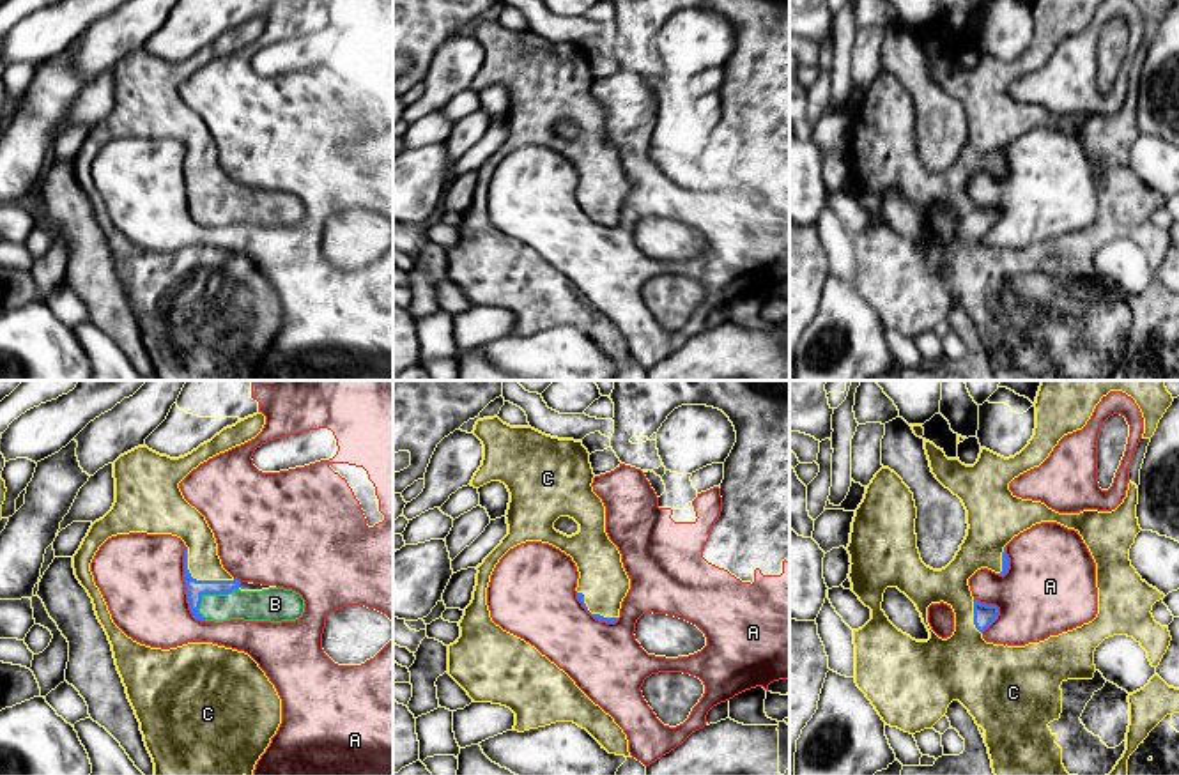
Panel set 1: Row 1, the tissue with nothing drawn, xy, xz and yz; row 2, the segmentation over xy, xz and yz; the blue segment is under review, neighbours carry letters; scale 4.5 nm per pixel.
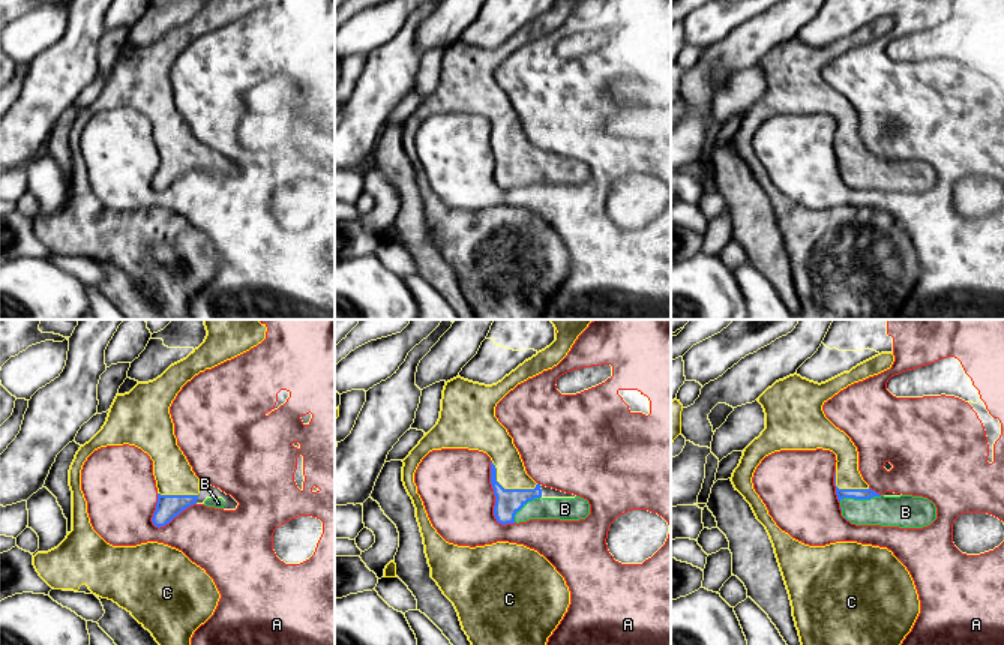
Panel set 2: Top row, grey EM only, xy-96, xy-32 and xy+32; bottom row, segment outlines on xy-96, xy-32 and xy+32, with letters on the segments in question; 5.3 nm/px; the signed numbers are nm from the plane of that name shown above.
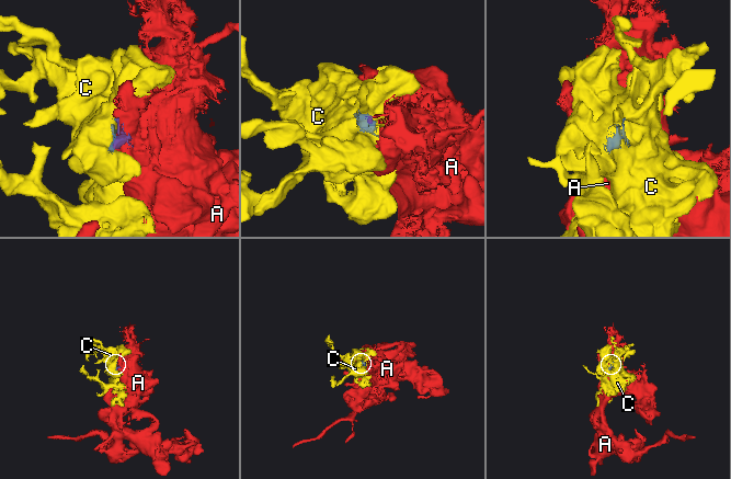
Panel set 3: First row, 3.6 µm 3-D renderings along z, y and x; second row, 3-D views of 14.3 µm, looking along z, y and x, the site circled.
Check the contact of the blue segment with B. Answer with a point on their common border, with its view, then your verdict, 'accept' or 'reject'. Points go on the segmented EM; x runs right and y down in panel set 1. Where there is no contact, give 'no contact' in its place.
meets blue in xy at (211, 593); accept

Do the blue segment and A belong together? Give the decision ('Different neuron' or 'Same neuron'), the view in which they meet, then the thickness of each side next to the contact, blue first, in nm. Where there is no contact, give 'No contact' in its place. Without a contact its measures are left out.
Different neuron. Touches blue in xy. Thickness 80 nm (blue) against 380 nm

